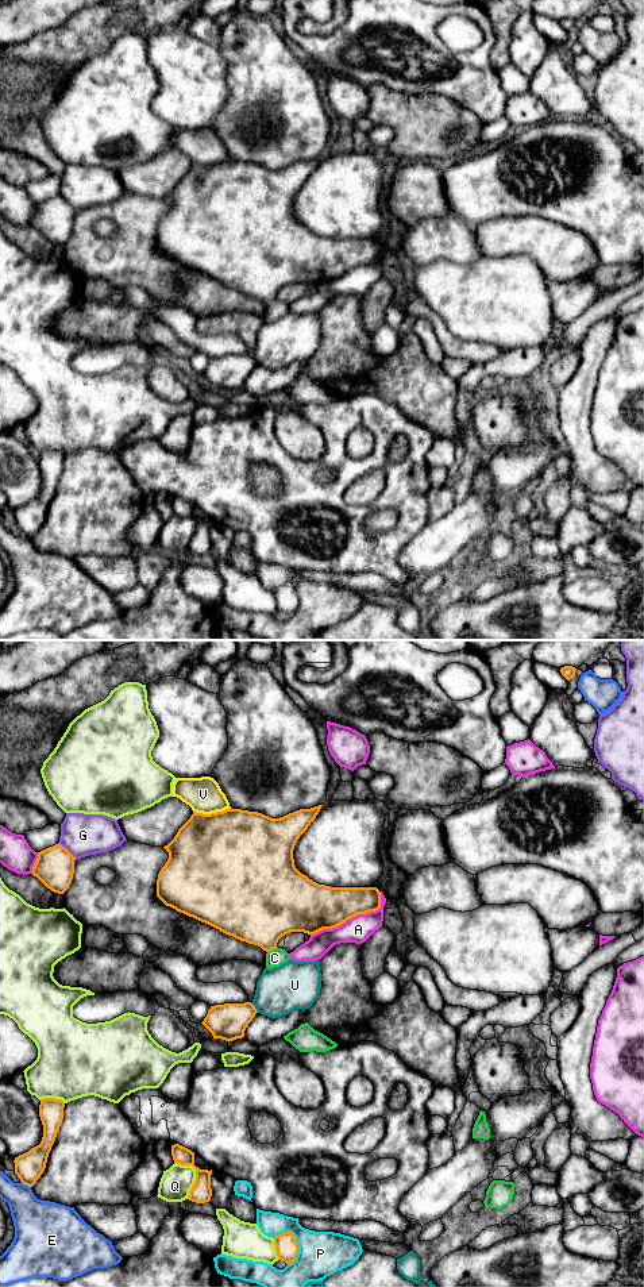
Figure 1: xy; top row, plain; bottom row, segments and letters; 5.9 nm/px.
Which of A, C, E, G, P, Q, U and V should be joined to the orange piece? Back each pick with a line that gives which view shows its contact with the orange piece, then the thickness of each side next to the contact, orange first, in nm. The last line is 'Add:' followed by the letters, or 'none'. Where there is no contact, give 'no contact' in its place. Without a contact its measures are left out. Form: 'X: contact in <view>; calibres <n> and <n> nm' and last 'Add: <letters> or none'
C: contact in xy; calibres 420 and 100 nm
Add: C

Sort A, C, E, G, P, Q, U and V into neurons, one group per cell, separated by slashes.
A / C / E / G / P / Q / U / V

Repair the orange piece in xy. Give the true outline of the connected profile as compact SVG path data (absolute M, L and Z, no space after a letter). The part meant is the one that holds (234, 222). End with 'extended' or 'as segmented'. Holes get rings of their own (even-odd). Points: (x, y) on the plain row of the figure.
M321 158L300 161L279 170L232 159L211 166L193 163L174 190L163 199L169 204L169 211L158 226L157 248L180 265L240 293L261 298L267 304L266 319L279 319L290 311L285 301L277 298L282 288L290 284L304 284L312 288L323 281L336 280L358 266L375 263L381 259L381 244L377 239L319 236L296 220L294 197L316 170Z; extended

